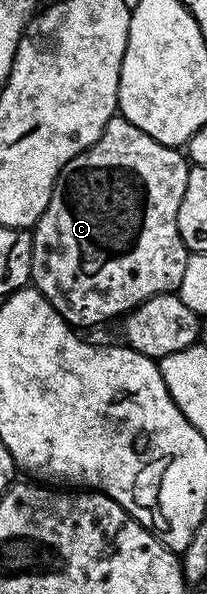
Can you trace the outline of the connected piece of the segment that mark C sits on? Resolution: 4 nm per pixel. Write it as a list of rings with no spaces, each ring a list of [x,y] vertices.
[[[114,117],[106,125],[106,129],[102,129],[102,133],[98,137],[98,141],[94,141],[94,145],[90,145],[82,153],[78,153],[70,160],[69,163],[60,170],[60,175],[56,179],[54,189],[50,193],[50,201],[46,205],[46,209],[42,213],[42,217],[36,222],[35,227],[31,228],[32,232],[32,277],[31,282],[34,284],[37,291],[43,293],[46,297],[46,301],[50,301],[50,305],[54,305],[56,312],[63,317],[67,323],[71,323],[73,328],[81,329],[80,327],[92,327],[95,323],[104,323],[107,319],[119,320],[121,317],[128,314],[129,311],[133,311],[135,307],[139,307],[141,303],[146,302],[148,299],[153,299],[156,295],[166,295],[177,290],[176,286],[181,286],[184,283],[184,274],[186,273],[186,265],[190,258],[190,252],[186,244],[182,241],[182,237],[178,233],[176,226],[178,225],[178,209],[182,205],[182,193],[186,193],[186,181],[188,180],[189,162],[186,158],[183,150],[175,147],[167,147],[162,145],[158,141],[154,141],[154,137],[150,137],[150,133],[142,133],[142,129],[138,129],[138,125],[131,123],[129,119],[123,117]]]

